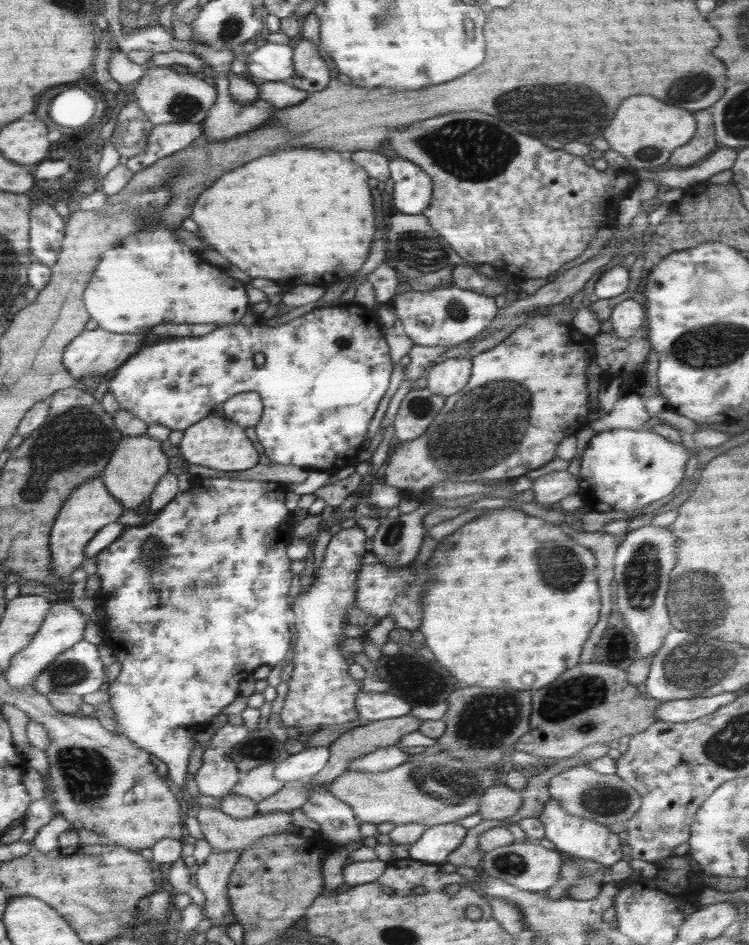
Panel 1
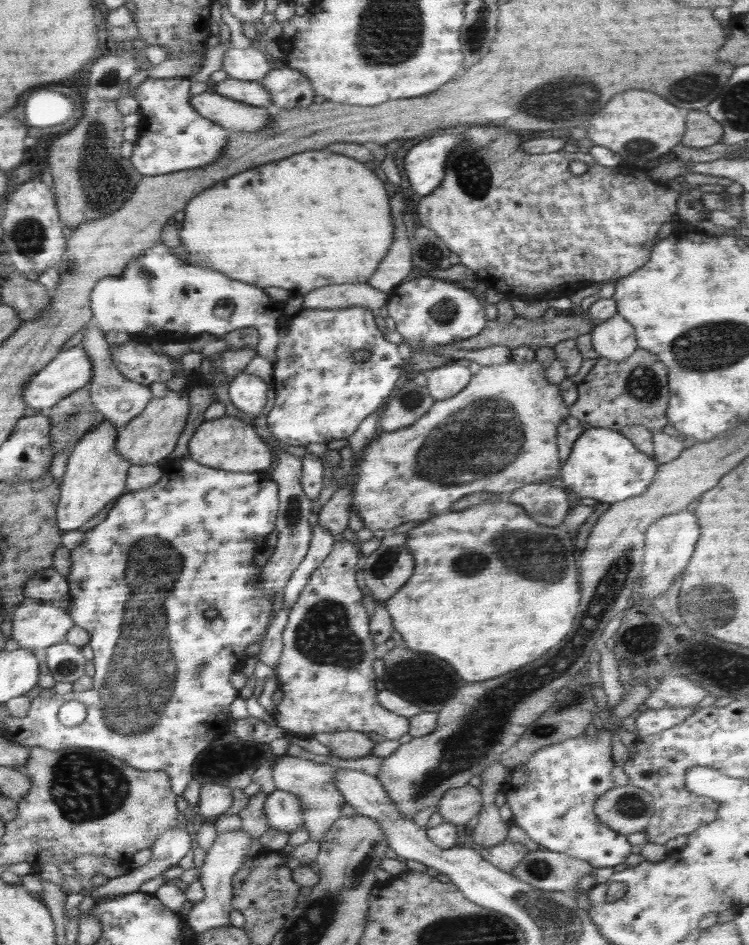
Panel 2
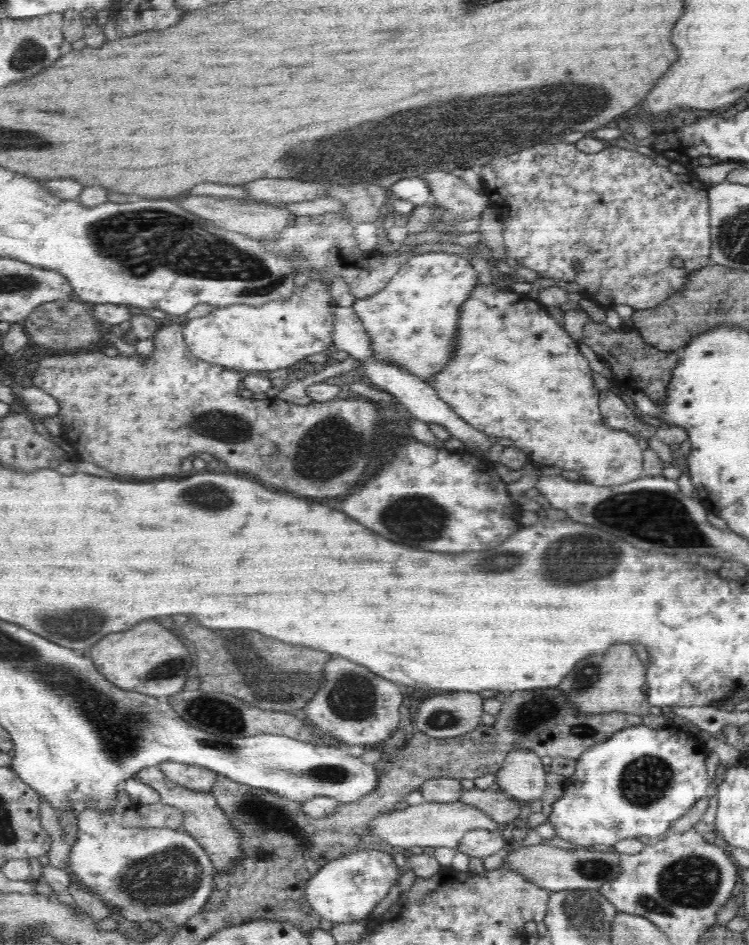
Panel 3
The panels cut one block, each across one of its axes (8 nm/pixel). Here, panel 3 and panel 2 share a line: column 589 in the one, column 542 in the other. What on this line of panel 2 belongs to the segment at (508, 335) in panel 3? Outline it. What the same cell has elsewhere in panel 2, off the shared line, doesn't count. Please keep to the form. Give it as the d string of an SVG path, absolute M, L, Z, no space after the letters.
M510 358L507 362L500 365L480 366L477 374L472 375L470 382L458 394L444 400L435 401L428 409L427 414L423 418L418 419L412 426L394 432L380 432L372 442L364 450L364 454L360 456L360 464L356 470L356 484L354 484L354 500L350 504L350 513L356 511L362 517L364 528L372 531L385 530L392 532L400 524L408 521L423 522L432 517L448 512L448 508L452 502L470 494L470 492L512 492L526 486L530 483L542 482L558 482L560 476L559 447L557 443L558 426L568 419L570 415L569 406L564 405L562 395L560 395L560 387L558 384L552 384L544 377L546 369L537 359L532 359L530 363L518 363Z

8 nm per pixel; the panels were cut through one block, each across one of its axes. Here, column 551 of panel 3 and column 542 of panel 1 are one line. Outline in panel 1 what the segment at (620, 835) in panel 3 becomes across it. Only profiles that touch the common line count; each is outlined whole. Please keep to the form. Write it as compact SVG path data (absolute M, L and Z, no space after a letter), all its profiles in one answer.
M552 798L544 803L543 811L538 818L544 826L545 837L555 844L558 851L572 853L576 857L586 857L586 859L594 860L607 867L624 858L622 854L623 843L621 843L618 834L610 832L607 826L598 822L568 814Z

